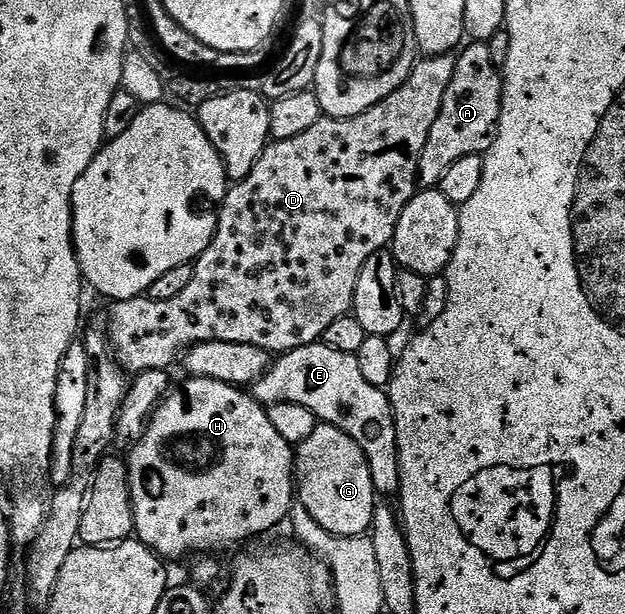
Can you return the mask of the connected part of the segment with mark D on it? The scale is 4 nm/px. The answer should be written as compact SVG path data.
M431 55L422 58L413 66L413 72L379 105L367 109L367 113L359 113L354 119L331 119L322 117L307 129L307 133L299 133L299 137L279 139L270 142L264 153L255 161L255 169L246 179L234 182L221 202L221 210L217 216L217 232L207 245L207 249L197 258L193 268L193 276L187 289L179 293L179 297L171 297L171 301L155 301L148 297L127 299L112 304L107 318L107 334L109 346L118 363L126 372L169 371L172 363L182 358L189 348L196 343L207 341L235 341L235 345L255 345L270 353L294 351L318 342L327 333L327 328L339 317L350 314L353 309L355 285L359 285L359 273L363 273L363 265L375 253L386 250L392 244L393 234L399 225L399 217L403 209L419 190L417 174L419 173L419 157L423 157L423 145L427 145L427 137L431 137L431 125L435 125L435 117L439 117L439 109L443 109L443 97L447 97L447 85L451 85L451 77L455 77L457 55Z

